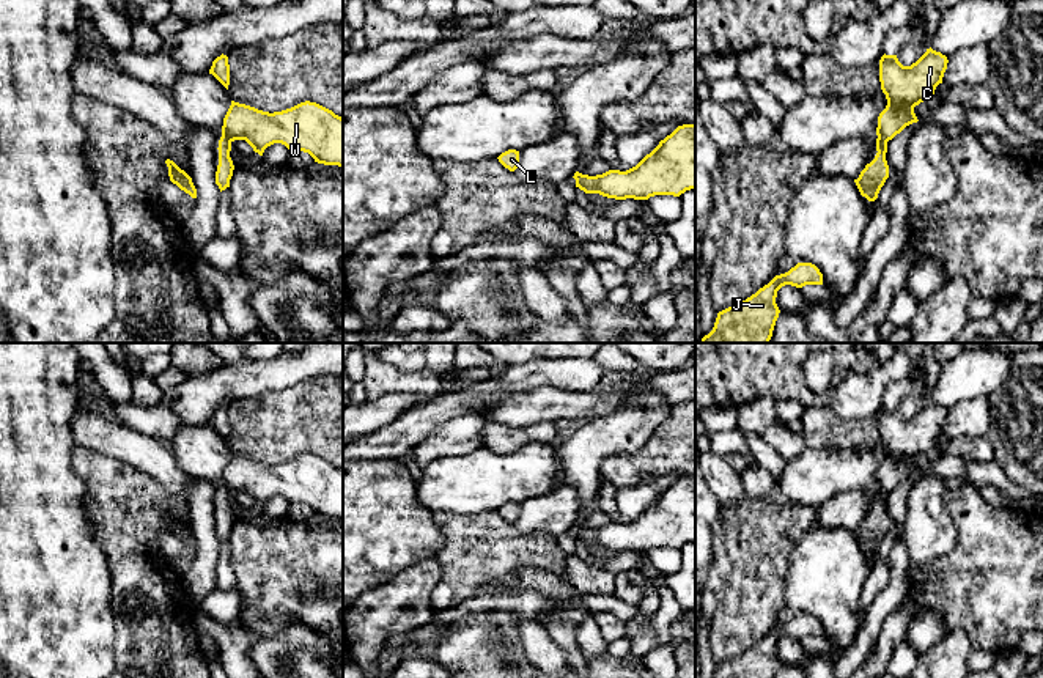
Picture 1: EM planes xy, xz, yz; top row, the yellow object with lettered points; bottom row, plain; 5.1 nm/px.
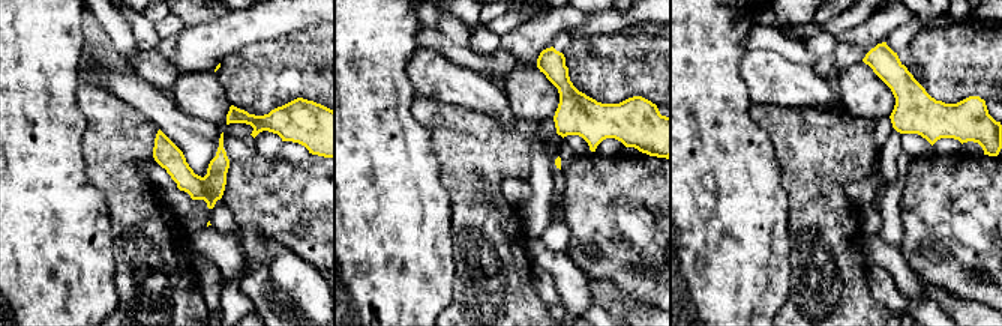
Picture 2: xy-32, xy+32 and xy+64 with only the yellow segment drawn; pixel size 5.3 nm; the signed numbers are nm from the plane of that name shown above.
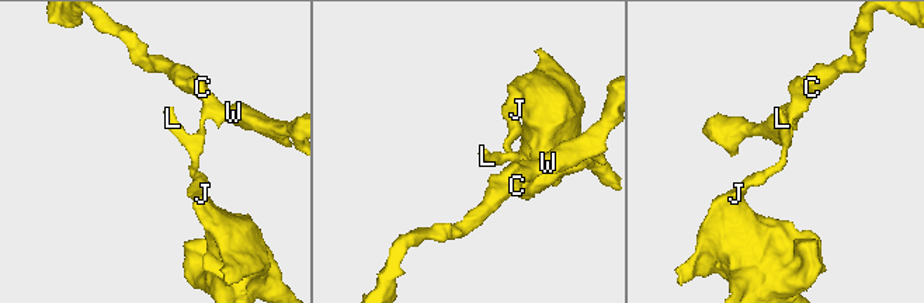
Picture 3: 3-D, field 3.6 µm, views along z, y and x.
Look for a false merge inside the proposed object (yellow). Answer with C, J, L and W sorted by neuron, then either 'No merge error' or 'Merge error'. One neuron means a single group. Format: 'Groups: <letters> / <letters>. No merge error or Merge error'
Groups: C W / J L. Merge error

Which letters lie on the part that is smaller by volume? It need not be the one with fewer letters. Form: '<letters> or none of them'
J, L

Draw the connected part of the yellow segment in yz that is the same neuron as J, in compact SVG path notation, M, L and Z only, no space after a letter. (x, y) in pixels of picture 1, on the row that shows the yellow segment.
M798 263L741 304L719 311L713 330L702 343L769 343L780 313L777 291L785 285L823 285L823 274L812 263Z

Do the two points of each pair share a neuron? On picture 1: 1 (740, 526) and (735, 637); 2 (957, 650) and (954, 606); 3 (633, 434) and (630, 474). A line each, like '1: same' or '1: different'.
1: same
2: different
3: different

